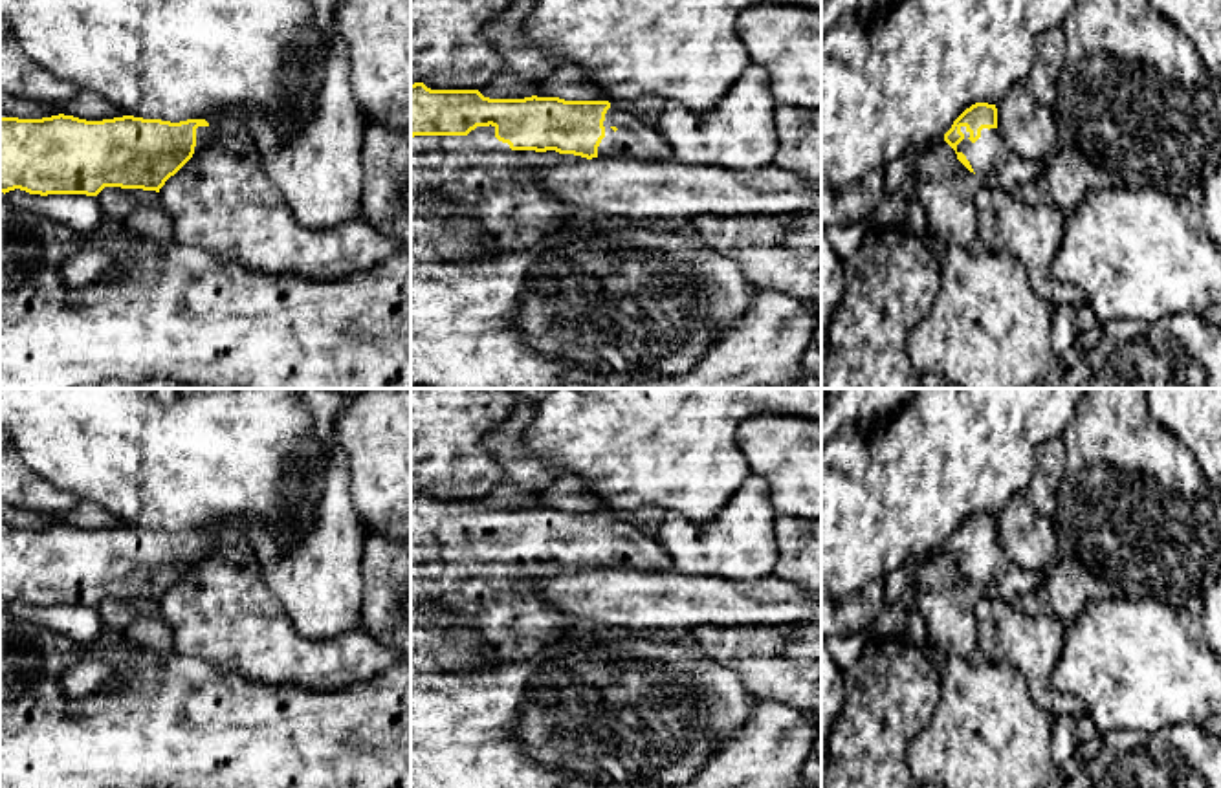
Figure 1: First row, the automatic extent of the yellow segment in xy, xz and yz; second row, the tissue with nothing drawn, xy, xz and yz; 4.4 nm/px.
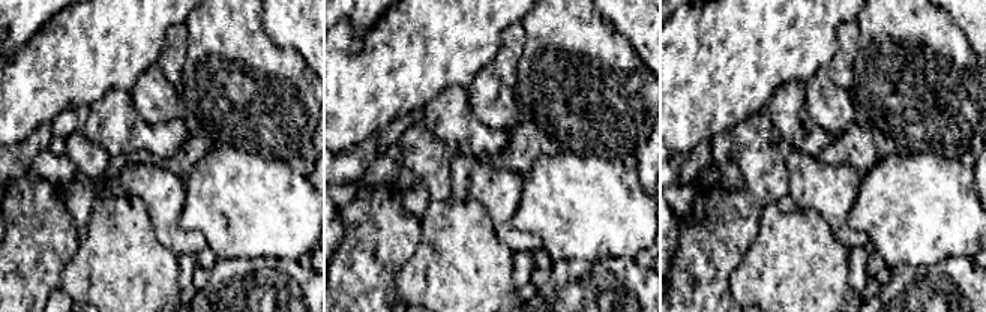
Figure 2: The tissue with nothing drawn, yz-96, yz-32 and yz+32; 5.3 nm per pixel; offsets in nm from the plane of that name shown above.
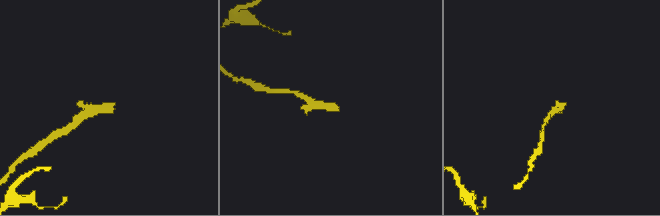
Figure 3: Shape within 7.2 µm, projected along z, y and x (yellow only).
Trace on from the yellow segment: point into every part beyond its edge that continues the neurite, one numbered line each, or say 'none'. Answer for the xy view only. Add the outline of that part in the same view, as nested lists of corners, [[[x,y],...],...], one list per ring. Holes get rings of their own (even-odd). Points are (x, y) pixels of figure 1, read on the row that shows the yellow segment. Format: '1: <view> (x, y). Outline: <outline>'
1: xy (204, 134). Outline: [[[214,123],[214,125],[209,125],[209,126],[198,126],[196,128],[196,147],[194,147],[194,152],[202,147],[209,147],[218,136],[220,132],[224,130],[222,123]]]

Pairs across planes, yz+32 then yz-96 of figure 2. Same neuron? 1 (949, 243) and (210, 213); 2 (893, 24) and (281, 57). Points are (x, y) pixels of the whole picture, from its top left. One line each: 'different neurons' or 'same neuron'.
1: same neuron
2: same neuron

